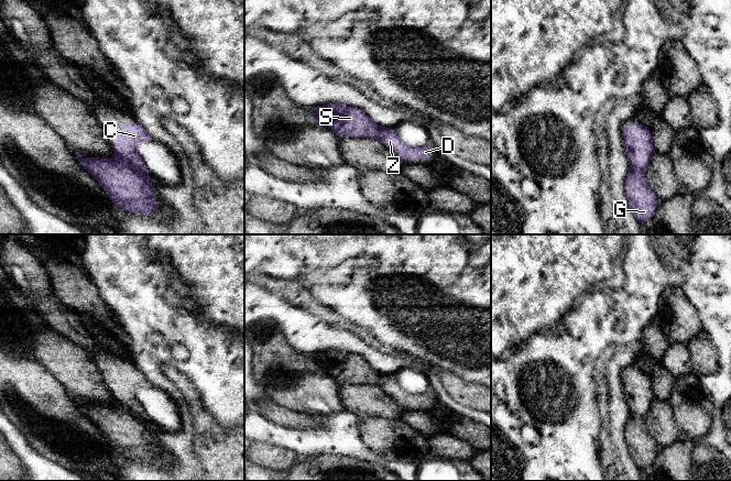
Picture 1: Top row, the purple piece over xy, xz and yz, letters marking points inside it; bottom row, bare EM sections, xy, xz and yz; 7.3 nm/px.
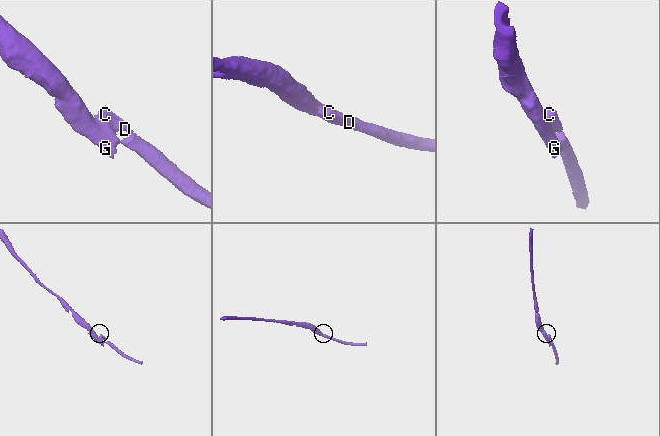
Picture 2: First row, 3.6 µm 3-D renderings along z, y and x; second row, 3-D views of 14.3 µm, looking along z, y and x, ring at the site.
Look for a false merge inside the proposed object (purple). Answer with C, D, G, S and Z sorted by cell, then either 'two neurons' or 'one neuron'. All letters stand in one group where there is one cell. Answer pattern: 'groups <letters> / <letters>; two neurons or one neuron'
groups C D Z / G S; two neurons

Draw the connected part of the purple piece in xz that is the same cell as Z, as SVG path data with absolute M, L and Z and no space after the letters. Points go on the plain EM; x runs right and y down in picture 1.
M383 374L379 386L394 398L399 404L405 408L415 406L429 406L430 396L435 395L435 392L429 389L426 393L421 395L412 395L405 392L396 382L395 378L390 374Z

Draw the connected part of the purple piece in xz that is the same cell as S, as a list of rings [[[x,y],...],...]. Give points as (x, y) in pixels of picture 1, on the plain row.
[[[342,350],[316,352],[309,359],[315,369],[331,375],[340,385],[379,385],[383,375],[373,370],[362,357]]]

